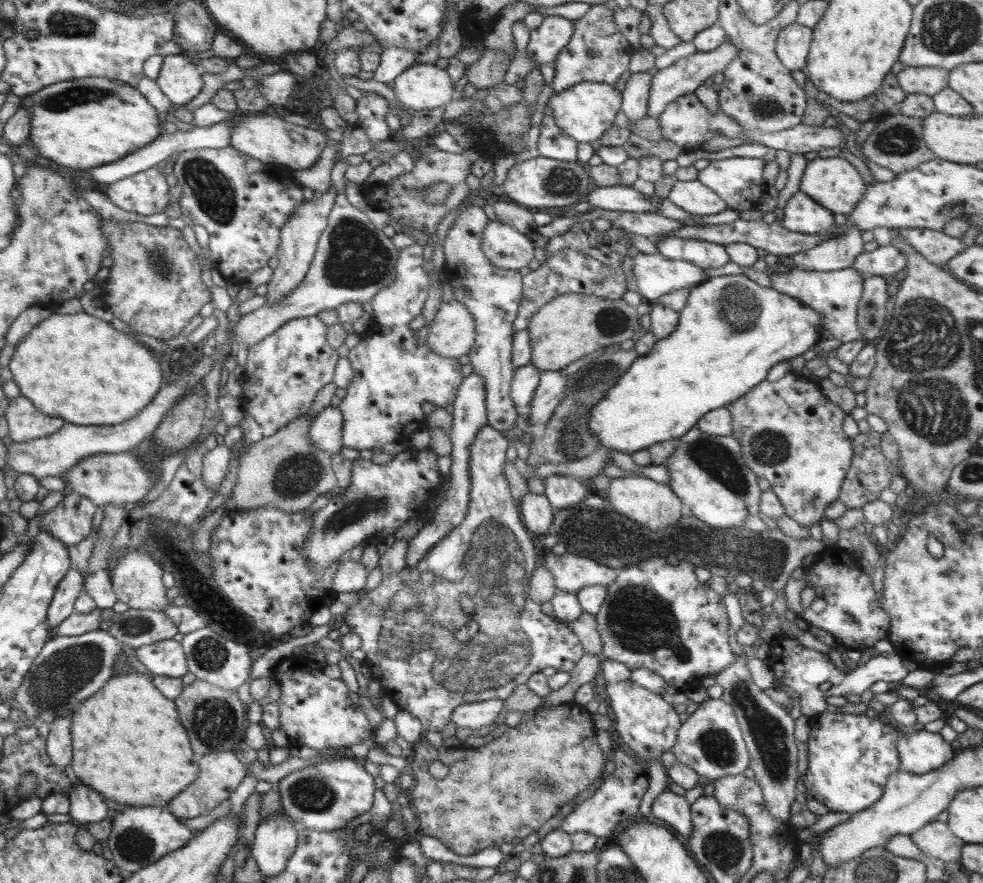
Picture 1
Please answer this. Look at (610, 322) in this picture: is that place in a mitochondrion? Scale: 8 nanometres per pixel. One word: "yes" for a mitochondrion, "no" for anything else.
yes

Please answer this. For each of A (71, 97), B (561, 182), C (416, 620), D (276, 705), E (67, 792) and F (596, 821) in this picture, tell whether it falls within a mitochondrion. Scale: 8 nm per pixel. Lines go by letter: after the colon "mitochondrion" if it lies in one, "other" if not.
A: mitochondrion
B: mitochondrion
C: mitochondrion
D: other
E: other
F: other

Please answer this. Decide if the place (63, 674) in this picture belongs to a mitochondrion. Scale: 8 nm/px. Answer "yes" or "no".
yes

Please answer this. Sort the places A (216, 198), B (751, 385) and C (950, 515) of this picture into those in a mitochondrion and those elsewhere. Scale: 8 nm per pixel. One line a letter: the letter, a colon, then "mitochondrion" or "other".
A: mitochondrion
B: other
C: other

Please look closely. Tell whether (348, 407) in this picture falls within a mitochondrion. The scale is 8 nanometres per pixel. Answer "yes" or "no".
no

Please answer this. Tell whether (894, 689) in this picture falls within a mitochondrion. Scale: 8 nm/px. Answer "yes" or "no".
no

